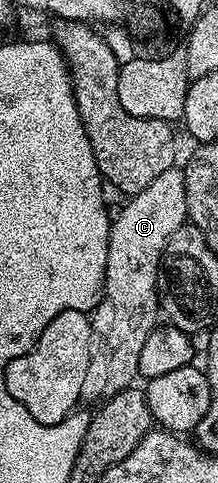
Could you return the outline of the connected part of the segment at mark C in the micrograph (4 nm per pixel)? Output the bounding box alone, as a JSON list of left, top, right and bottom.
[85,168,189,400]

